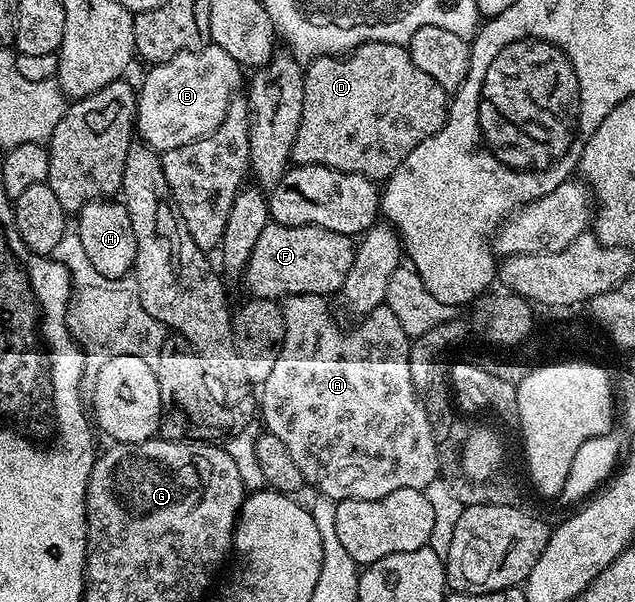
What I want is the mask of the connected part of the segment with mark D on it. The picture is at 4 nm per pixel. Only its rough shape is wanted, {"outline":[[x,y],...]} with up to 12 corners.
{"outline":[[406,45],[313,58],[296,166],[386,180],[447,119]]}

